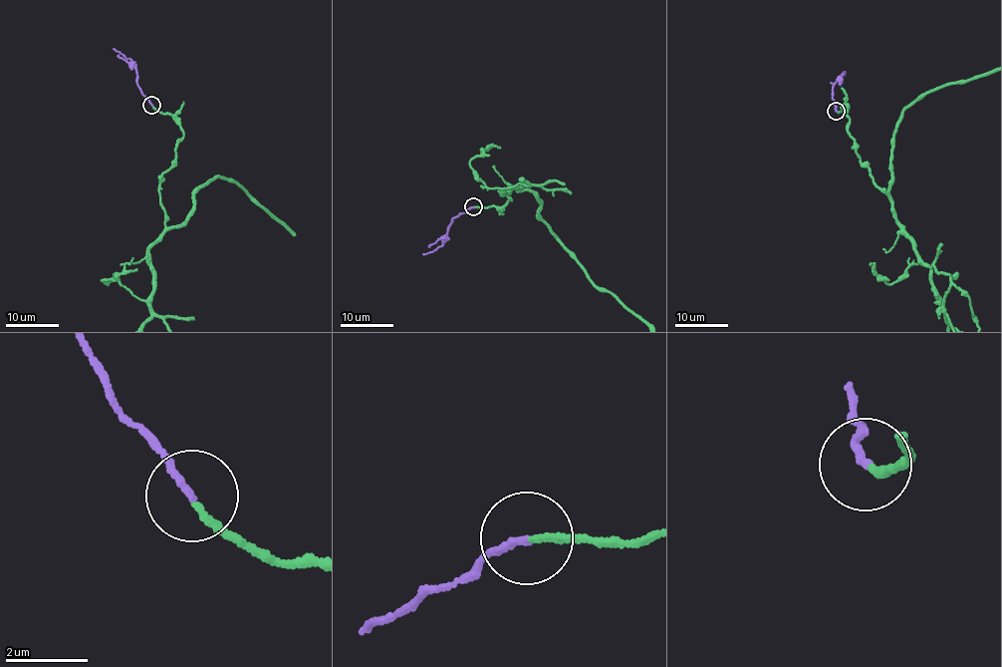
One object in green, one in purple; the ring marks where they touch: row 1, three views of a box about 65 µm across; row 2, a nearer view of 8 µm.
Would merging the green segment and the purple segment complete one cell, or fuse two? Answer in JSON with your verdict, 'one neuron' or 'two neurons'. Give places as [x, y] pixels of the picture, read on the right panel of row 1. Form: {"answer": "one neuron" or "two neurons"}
{"answer": "one neuron"}

